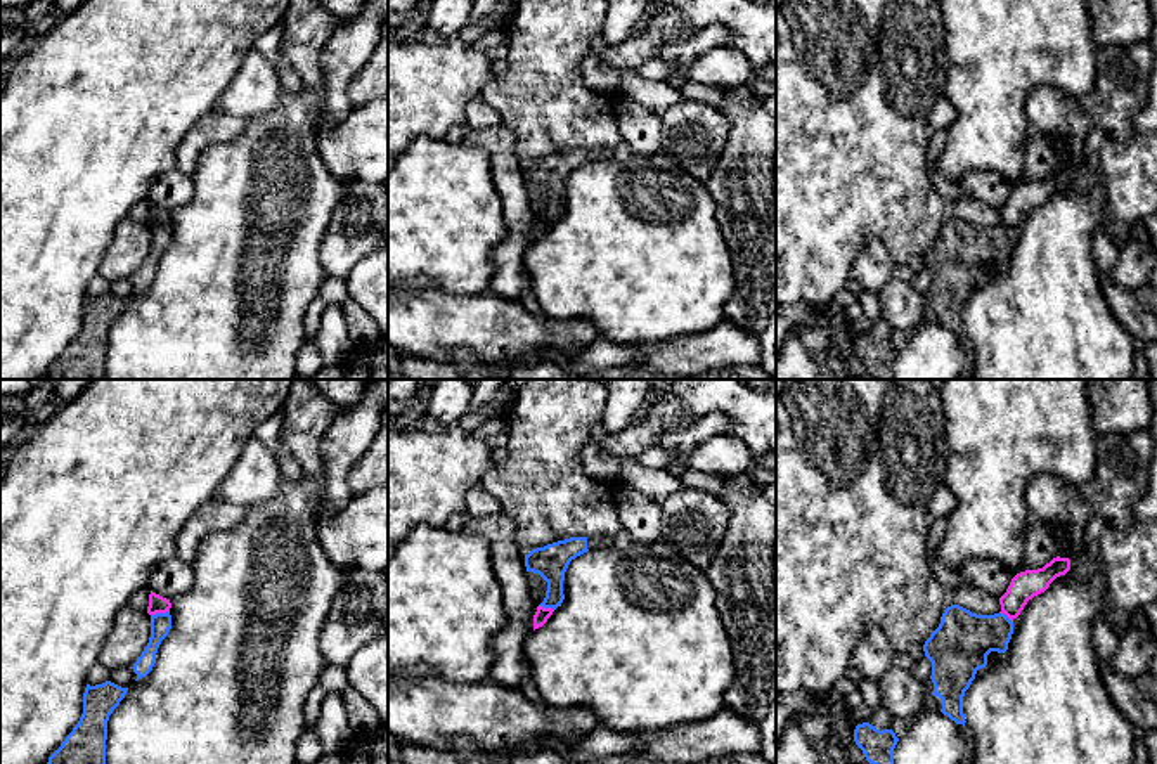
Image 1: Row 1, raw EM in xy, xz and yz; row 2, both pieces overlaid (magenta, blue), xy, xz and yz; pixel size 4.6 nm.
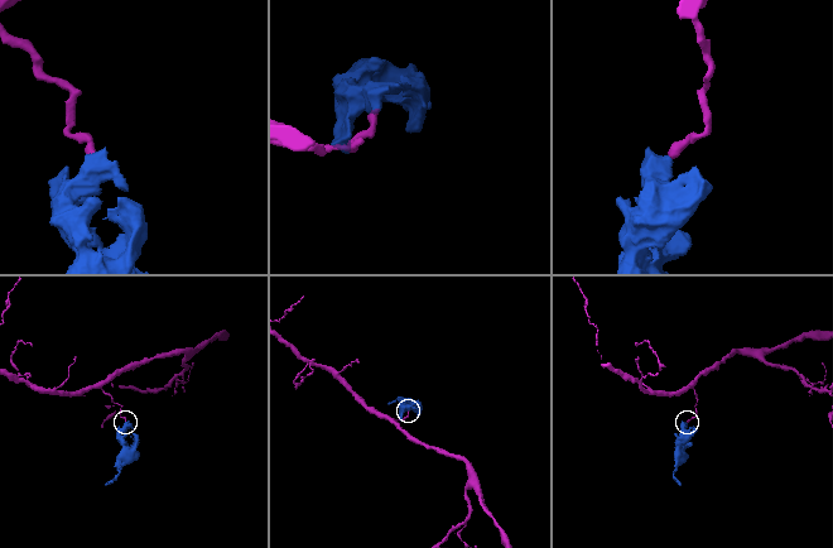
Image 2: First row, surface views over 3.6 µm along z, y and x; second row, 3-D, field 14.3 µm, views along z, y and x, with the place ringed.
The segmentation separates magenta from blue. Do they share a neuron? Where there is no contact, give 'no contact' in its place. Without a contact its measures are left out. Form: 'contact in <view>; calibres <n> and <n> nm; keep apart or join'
contact in xy; calibres 80 and 100 nm; keep apart

